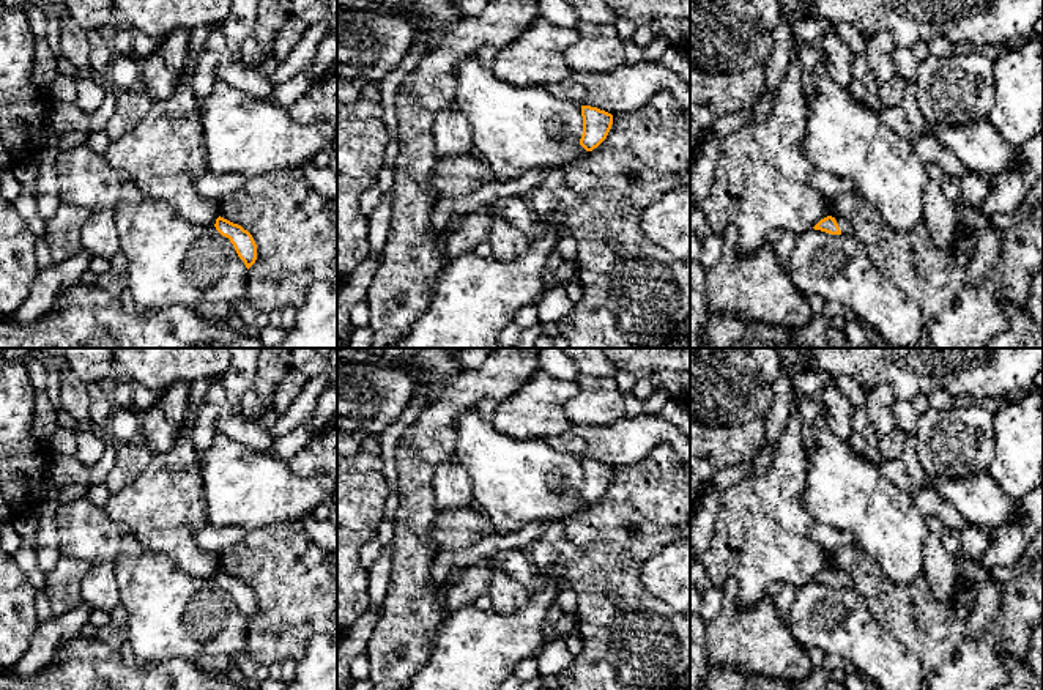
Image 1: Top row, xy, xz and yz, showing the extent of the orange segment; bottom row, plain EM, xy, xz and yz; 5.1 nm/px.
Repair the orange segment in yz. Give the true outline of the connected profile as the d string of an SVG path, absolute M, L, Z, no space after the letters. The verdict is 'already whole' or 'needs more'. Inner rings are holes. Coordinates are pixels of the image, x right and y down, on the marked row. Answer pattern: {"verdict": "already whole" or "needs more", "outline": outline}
{"verdict": "needs more", "outline": "M832 216L821 219L813 228L830 235L851 233L851 225L848 221Z"}

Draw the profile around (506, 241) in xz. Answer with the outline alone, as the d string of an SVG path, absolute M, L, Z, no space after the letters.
M490 213L487 243L492 247L492 257L499 262L512 262L526 250L529 239L520 228Z

